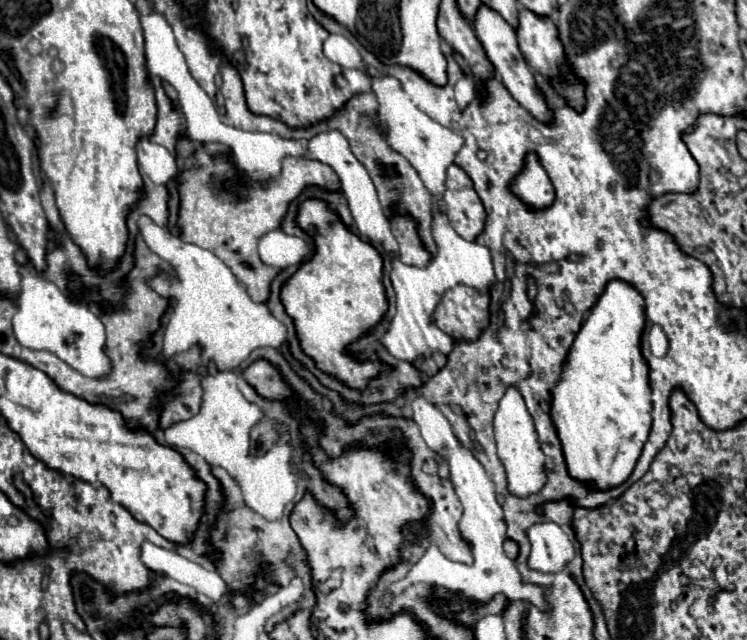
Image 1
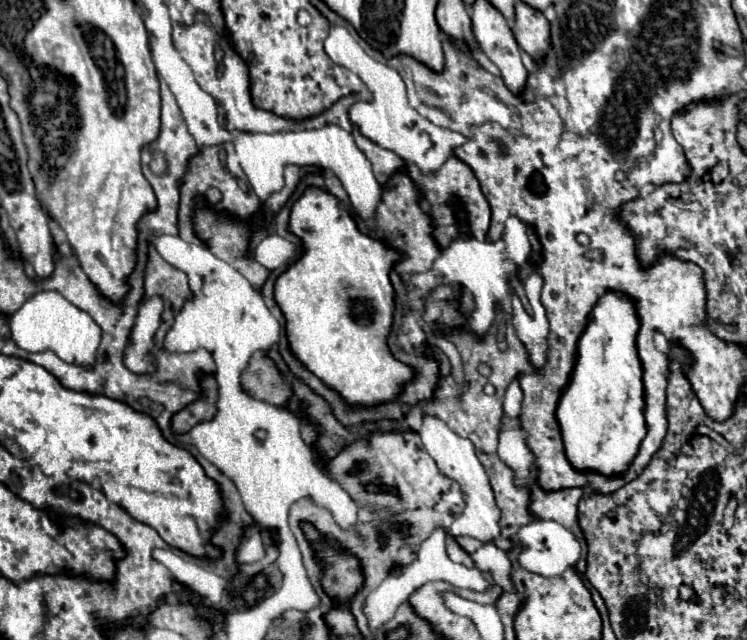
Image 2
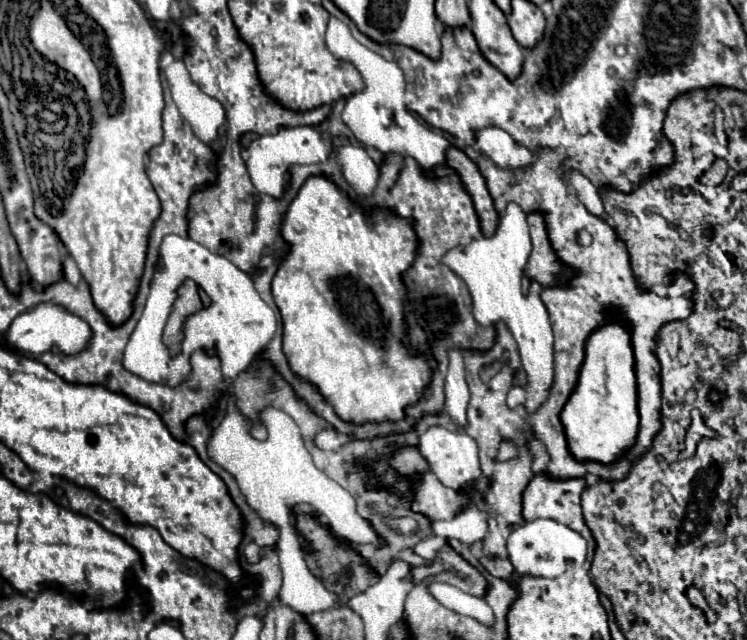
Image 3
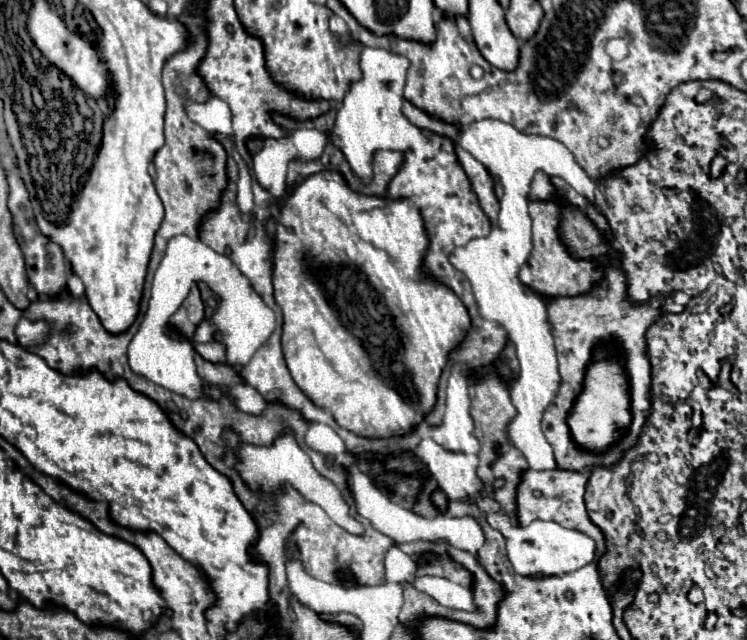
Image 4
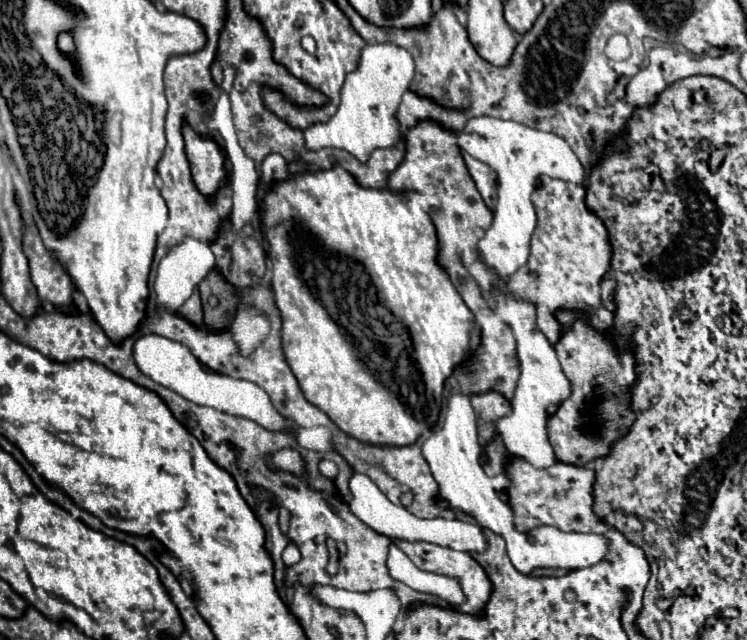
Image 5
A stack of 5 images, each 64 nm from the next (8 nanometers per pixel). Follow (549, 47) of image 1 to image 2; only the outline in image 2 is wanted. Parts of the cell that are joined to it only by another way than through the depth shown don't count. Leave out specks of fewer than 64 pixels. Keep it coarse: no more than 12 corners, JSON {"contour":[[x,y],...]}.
{"contour":[[516,2],[512,32],[534,60],[548,48],[548,20]]}

